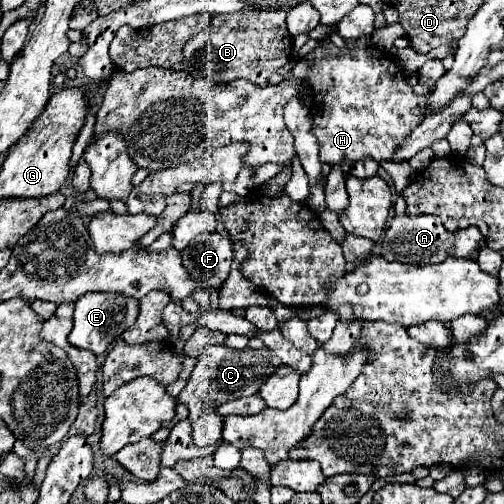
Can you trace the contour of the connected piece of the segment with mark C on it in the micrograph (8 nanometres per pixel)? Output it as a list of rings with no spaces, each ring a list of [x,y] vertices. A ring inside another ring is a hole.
[[[225,344],[221,346],[209,346],[195,362],[195,368],[187,380],[187,386],[179,394],[179,402],[189,408],[189,422],[193,426],[193,440],[197,446],[209,446],[221,440],[221,426],[223,418],[217,414],[217,406],[235,400],[239,396],[251,396],[257,394],[263,386],[265,378],[275,370],[279,364],[279,358],[269,350],[233,350]]]

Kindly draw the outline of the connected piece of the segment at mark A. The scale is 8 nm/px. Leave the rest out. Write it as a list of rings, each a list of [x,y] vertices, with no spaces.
[[[401,214],[393,216],[391,226],[385,230],[383,238],[383,248],[381,256],[385,260],[395,260],[395,262],[405,262],[405,264],[439,264],[447,256],[457,256],[457,258],[473,258],[481,248],[485,246],[485,236],[477,226],[469,226],[457,232],[449,232],[441,218],[435,214]]]

